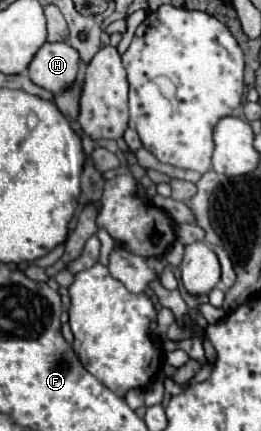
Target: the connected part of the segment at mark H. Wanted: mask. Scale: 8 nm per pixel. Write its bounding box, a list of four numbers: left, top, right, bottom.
[28,42,78,94]

